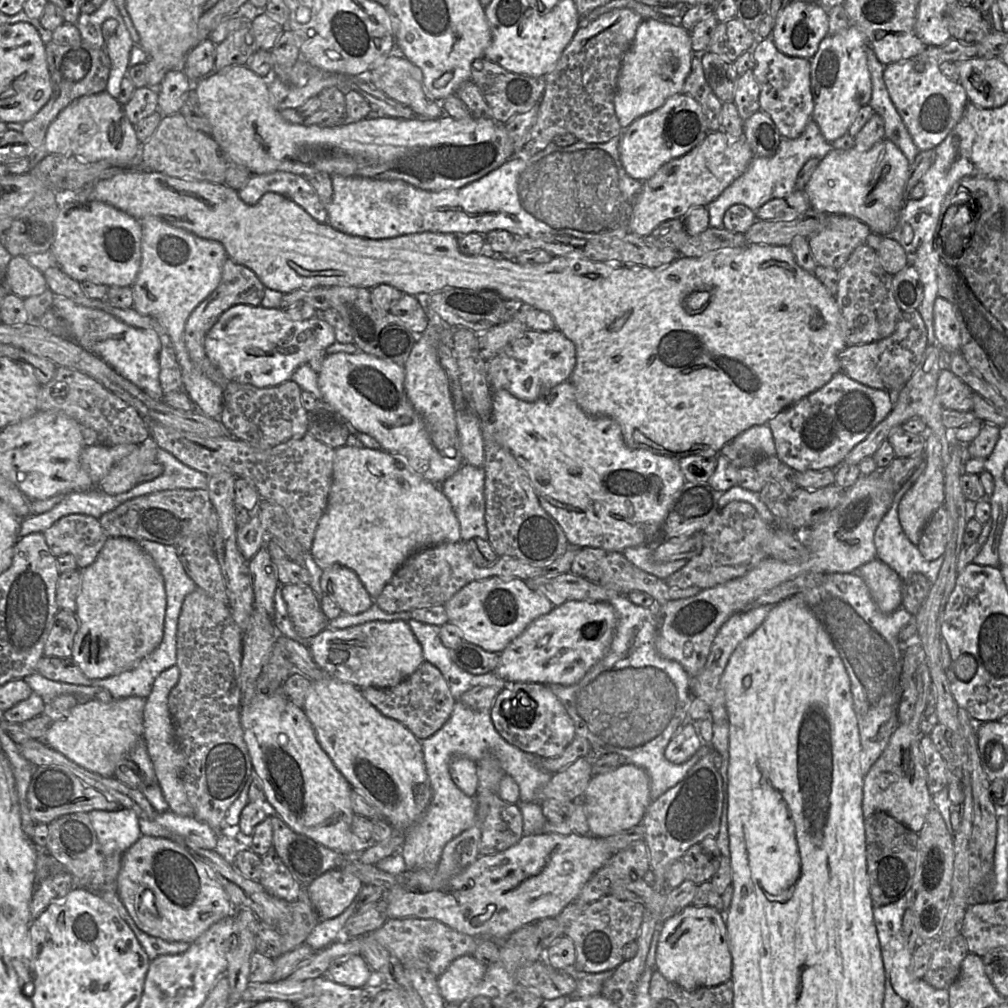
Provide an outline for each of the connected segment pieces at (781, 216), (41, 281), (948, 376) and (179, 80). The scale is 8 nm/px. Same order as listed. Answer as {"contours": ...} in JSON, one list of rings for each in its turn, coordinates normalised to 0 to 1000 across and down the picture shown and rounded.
{"contours":[[[[789,188],[778,196],[769,196],[749,209],[751,218],[787,218],[805,207],[803,196],[797,188]]],[[[24,254],[12,255],[6,268],[5,283],[10,291],[22,297],[39,293],[48,286],[44,271]]],[[[936,365],[932,370],[929,395],[936,406],[963,408],[966,388],[942,366]]],[[[180,68],[168,69],[160,83],[155,86],[157,91],[157,110],[161,114],[179,112],[182,105],[182,94],[186,93],[191,85]]]]}

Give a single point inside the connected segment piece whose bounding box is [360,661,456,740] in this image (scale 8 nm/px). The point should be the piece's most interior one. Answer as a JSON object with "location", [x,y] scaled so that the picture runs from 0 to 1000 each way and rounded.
{"location":[419,696]}

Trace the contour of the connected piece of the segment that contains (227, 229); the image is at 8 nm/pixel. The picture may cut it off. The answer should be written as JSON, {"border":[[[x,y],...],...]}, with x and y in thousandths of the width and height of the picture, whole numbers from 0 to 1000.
{"border":[[[127,170],[110,177],[95,180],[89,188],[89,199],[96,198],[109,202],[128,213],[141,218],[148,214],[157,215],[168,222],[184,227],[199,236],[220,241],[226,254],[235,262],[249,267],[264,287],[281,292],[313,285],[351,284],[370,287],[385,282],[413,295],[421,295],[442,286],[487,288],[501,298],[518,299],[522,304],[543,310],[556,327],[570,342],[571,363],[564,378],[570,387],[575,405],[583,412],[604,414],[616,424],[620,438],[625,444],[639,445],[652,451],[669,455],[682,452],[705,453],[713,450],[721,439],[749,422],[761,420],[773,409],[813,386],[834,368],[833,350],[840,344],[836,333],[835,313],[828,294],[811,277],[790,260],[783,244],[762,242],[741,242],[738,245],[712,247],[695,255],[674,255],[665,262],[646,267],[629,262],[591,260],[578,255],[551,254],[545,260],[533,263],[518,263],[502,254],[460,253],[454,244],[454,233],[446,231],[419,230],[393,236],[369,238],[349,234],[329,226],[325,221],[314,220],[291,198],[276,191],[266,190],[253,203],[244,202],[234,189],[223,183],[214,183],[192,178],[180,178],[150,170]]]}

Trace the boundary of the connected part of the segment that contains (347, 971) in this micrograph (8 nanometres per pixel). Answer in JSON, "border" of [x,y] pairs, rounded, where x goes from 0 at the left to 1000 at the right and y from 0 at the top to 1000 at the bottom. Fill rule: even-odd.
{"border":[[[344,946],[327,956],[323,967],[330,973],[347,980],[363,978],[368,960],[358,946]]]}

